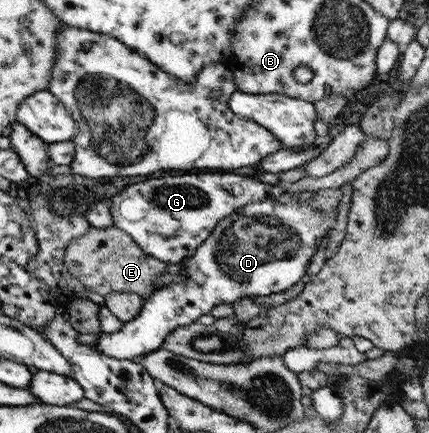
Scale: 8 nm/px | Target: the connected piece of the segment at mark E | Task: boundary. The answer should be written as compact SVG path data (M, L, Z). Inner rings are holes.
M114 226L97 229L89 227L85 234L73 238L63 254L63 263L69 275L76 277L89 291L105 296L110 292L136 293L147 300L152 291L163 285L153 285L153 280L166 273L166 263L141 250L129 235Z

